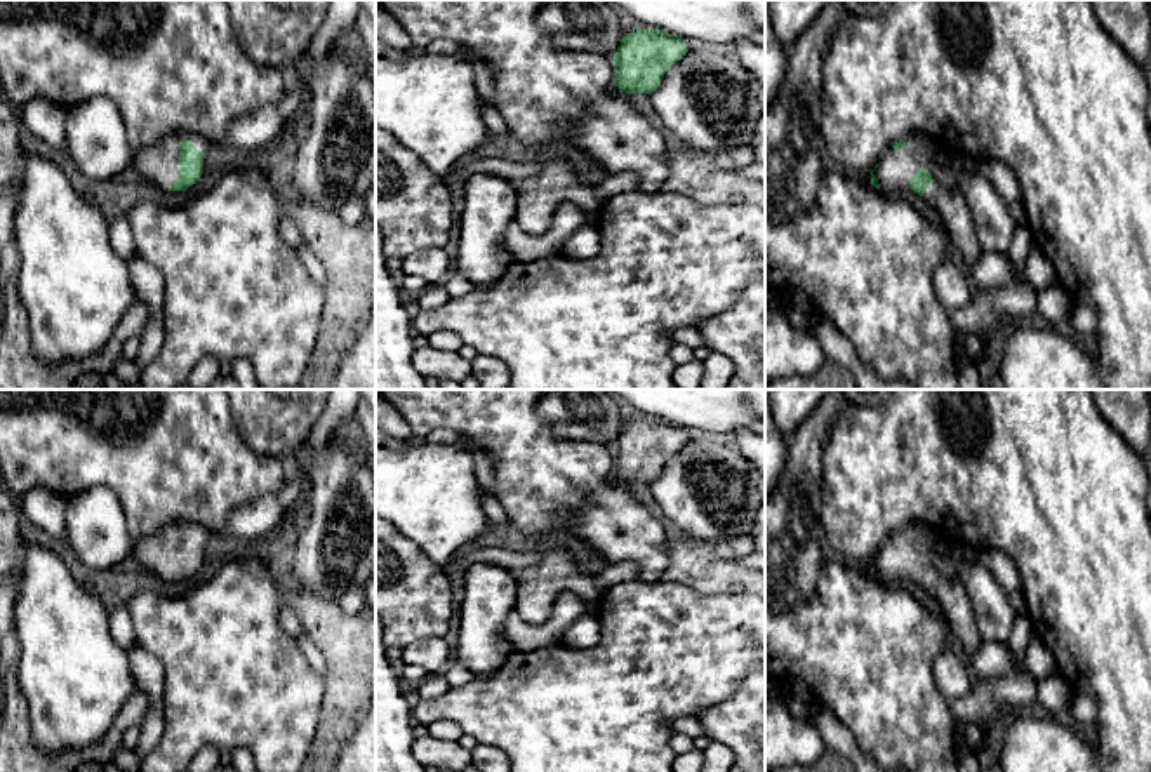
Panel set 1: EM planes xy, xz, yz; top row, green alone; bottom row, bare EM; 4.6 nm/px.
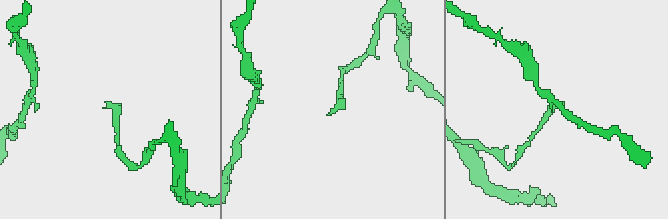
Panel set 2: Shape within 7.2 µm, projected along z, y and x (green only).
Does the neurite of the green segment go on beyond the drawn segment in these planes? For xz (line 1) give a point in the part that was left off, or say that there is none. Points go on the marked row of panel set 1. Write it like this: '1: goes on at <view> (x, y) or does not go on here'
1: does not go on here

